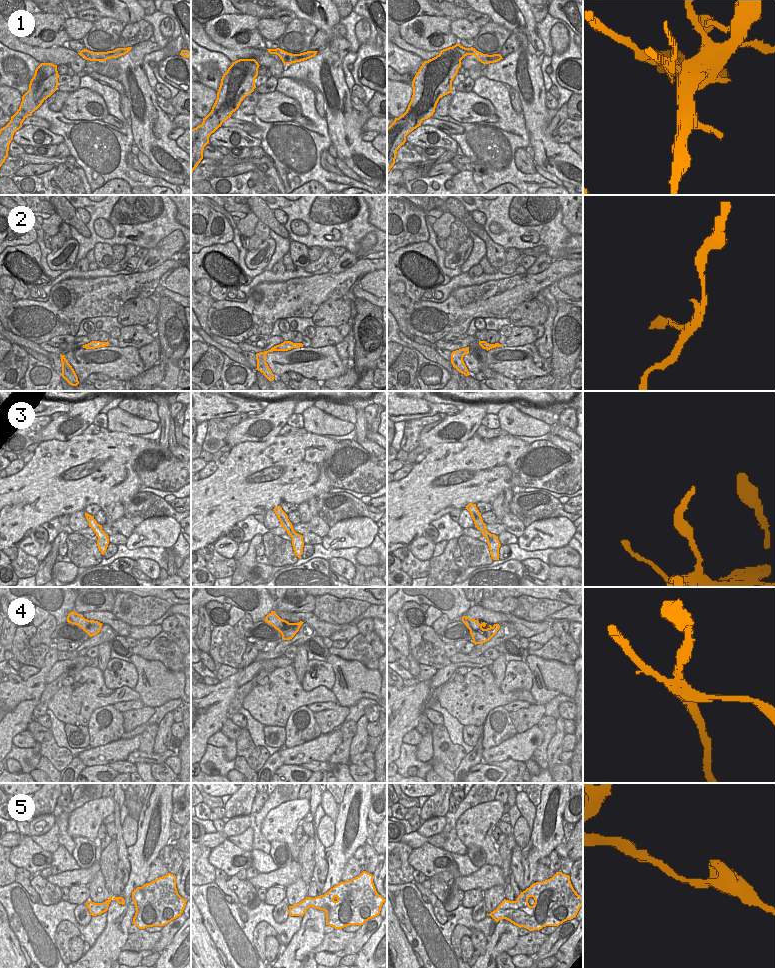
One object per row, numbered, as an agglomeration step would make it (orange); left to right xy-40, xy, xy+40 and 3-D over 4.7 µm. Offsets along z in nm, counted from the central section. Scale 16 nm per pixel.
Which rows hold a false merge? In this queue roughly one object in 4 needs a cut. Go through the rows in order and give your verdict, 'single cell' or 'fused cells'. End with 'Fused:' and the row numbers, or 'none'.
1: fused cells
2: single cell
3: single cell
4: fused cells
5: single cell
Fused: 1, 4

